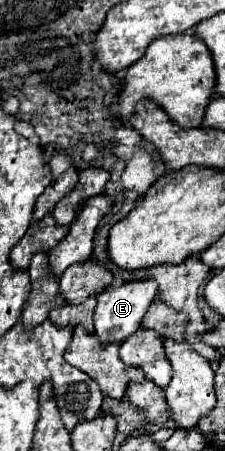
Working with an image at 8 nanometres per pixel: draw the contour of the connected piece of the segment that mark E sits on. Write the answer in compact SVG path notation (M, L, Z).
M129 282L119 288L107 288L105 292L101 292L97 296L97 306L95 306L95 314L93 314L95 336L99 338L99 342L103 346L113 344L113 342L121 344L129 336L133 336L139 330L147 308L155 300L155 294L157 294L155 282Z

